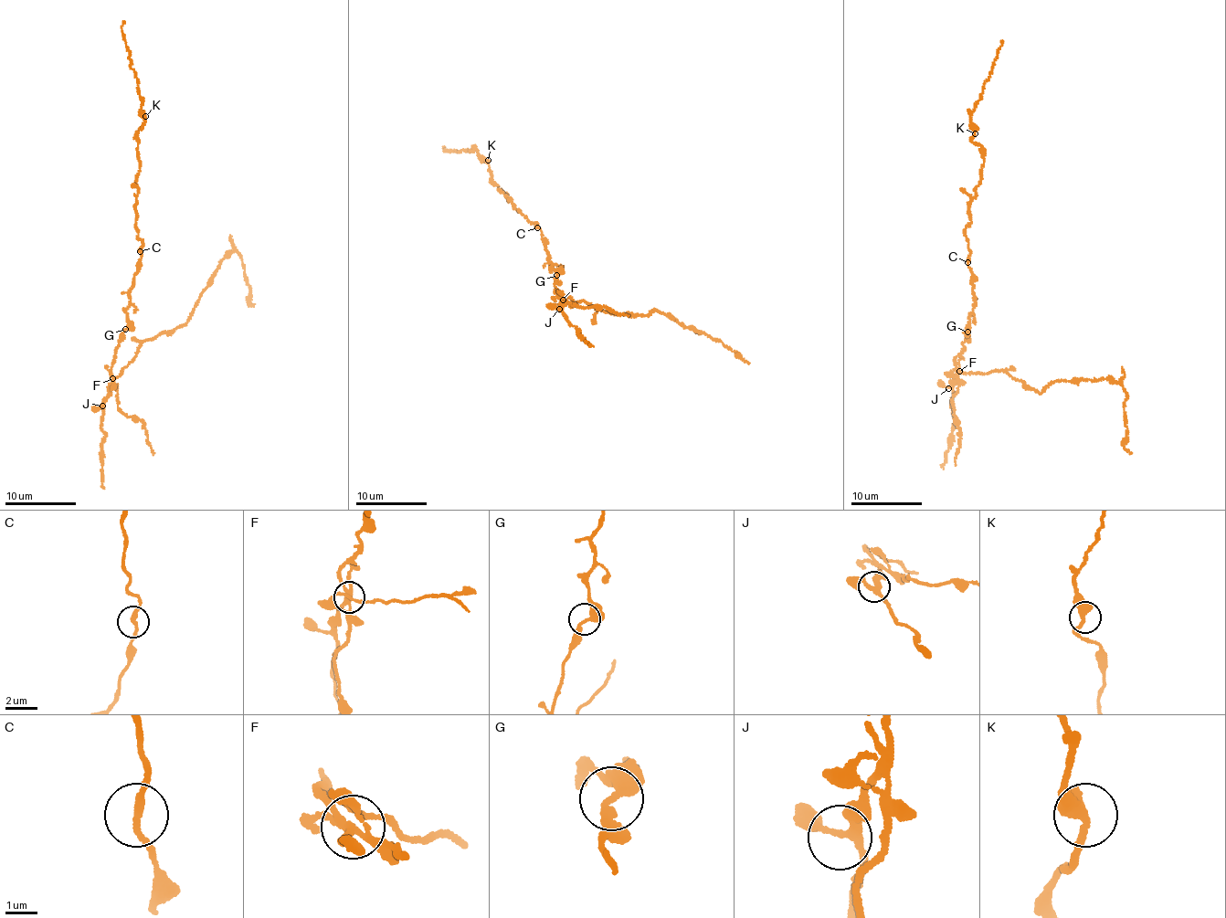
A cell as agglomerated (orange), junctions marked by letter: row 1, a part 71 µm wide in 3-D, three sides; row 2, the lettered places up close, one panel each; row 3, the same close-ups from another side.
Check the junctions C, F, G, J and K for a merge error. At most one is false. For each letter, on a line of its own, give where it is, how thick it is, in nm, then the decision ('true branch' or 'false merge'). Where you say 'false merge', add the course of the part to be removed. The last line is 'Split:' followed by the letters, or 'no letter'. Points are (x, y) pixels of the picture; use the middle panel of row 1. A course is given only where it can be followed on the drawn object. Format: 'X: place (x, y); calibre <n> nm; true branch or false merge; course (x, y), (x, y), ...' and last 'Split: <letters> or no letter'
C: place (537, 227); calibre 220 nm; true branch
F: place (563, 300); calibre 200 nm; false merge; course (564, 299), (585, 300), (598, 309), (620, 315), (648, 314), (655, 309), (734, 351), (749, 363)
G: place (556, 275); calibre 320 nm; true branch
J: place (559, 309); calibre 200 nm; true branch
K: place (488, 160); calibre 360 nm; true branch
Split: F

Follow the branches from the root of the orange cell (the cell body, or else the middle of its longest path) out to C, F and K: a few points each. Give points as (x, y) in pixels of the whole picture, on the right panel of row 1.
C: (967, 330), (969, 313), (975, 308), (972, 272), (967, 262)
F: (967, 330), (963, 353), (956, 358), (958, 372)
K: (967, 330), (975, 297), (966, 226), (971, 221), (970, 200), (984, 166), (984, 148), (972, 141), (975, 133)

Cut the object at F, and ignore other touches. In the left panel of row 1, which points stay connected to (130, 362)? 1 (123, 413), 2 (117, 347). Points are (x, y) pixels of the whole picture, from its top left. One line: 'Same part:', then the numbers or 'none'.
Same part: 1

